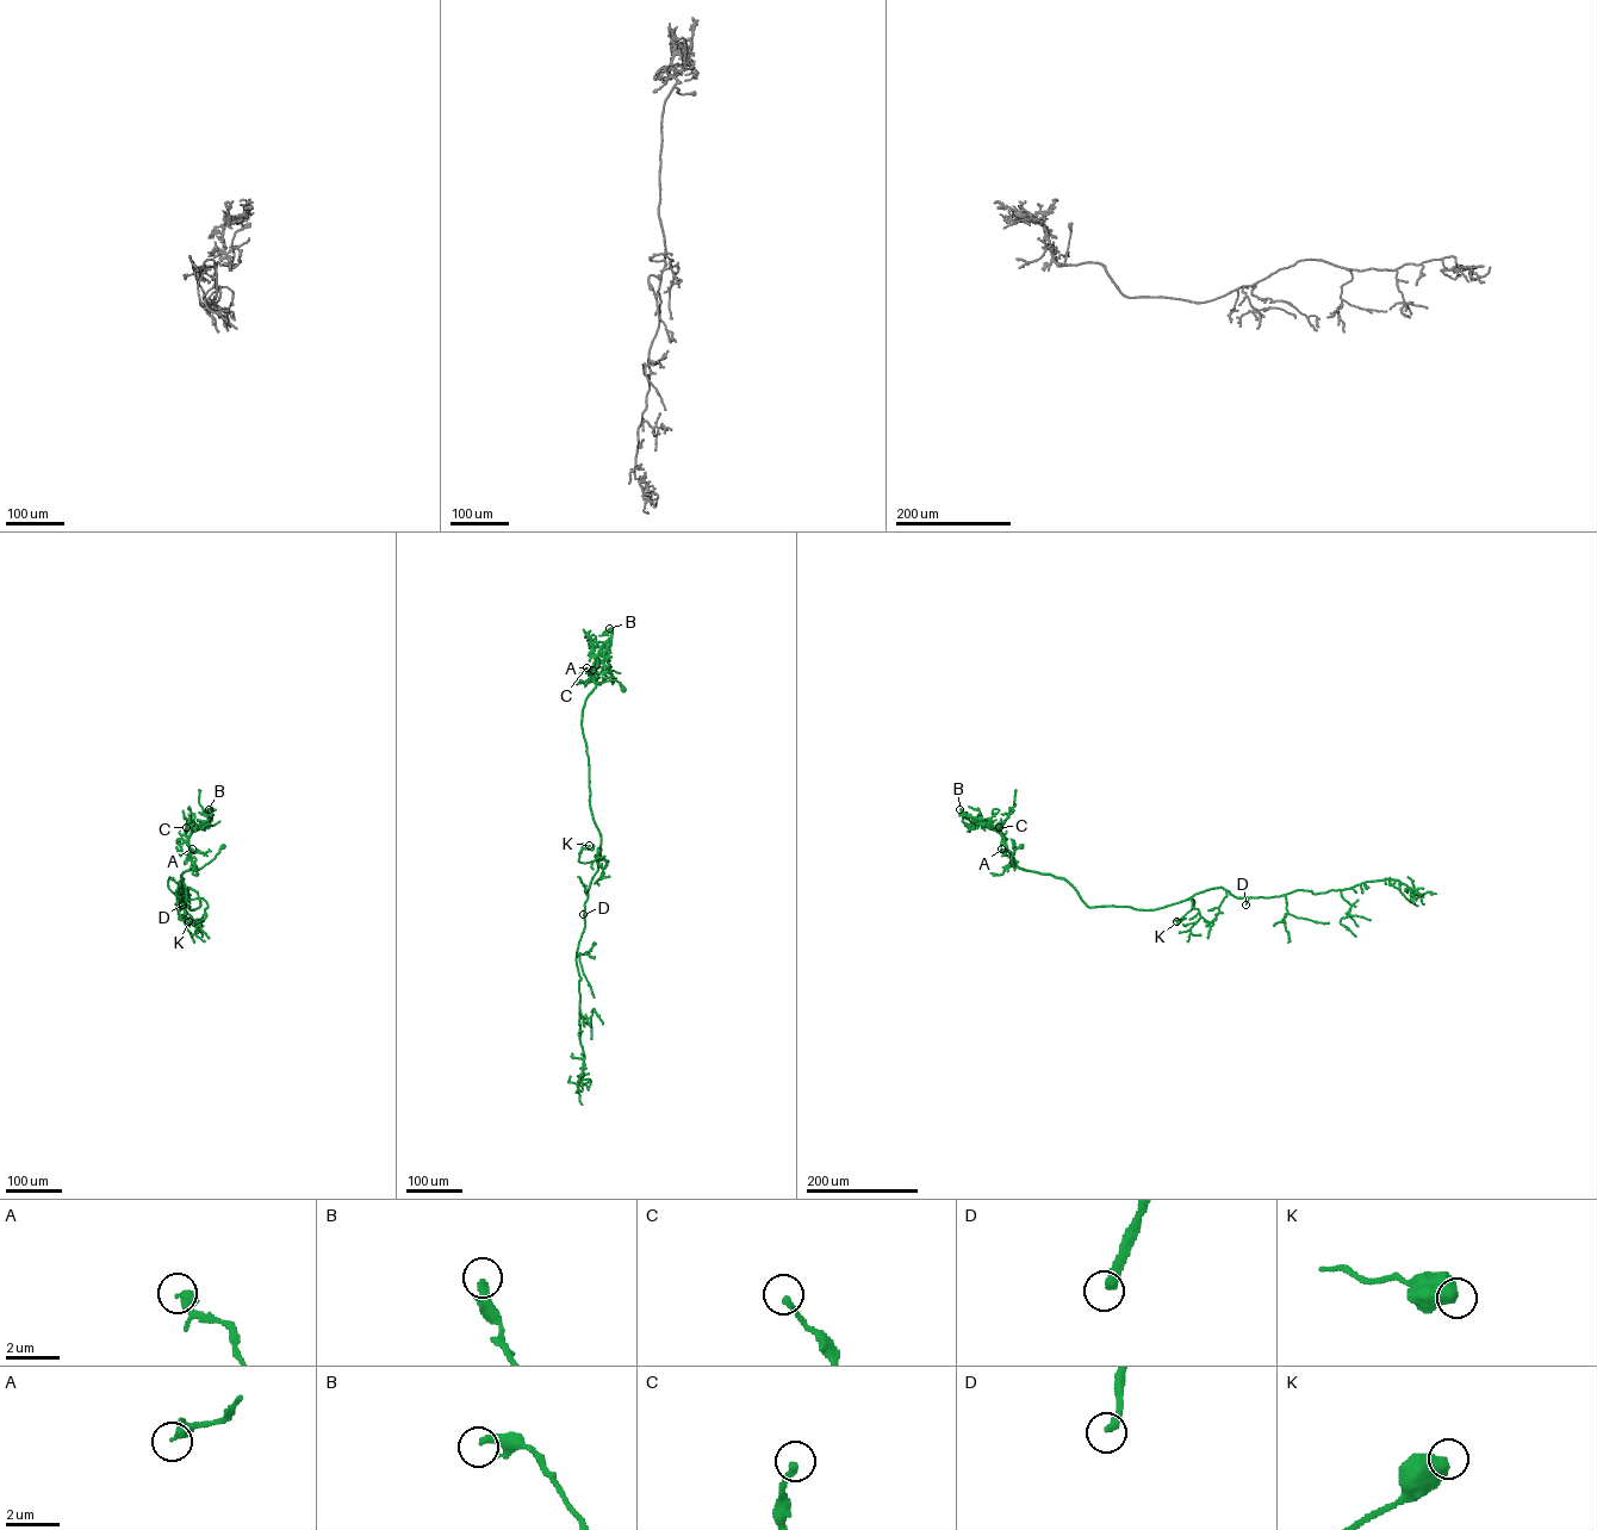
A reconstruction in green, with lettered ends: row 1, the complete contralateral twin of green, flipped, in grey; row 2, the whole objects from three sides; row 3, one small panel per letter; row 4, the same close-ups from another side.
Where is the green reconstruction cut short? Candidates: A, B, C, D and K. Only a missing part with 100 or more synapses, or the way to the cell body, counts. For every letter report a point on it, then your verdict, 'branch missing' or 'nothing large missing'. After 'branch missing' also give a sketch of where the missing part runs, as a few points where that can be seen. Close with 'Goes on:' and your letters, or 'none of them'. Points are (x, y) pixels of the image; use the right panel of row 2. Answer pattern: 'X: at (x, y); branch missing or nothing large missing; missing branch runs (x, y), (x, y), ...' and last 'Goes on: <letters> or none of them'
A: at (1001, 849); nothing large missing
B: at (959, 809); nothing large missing
C: at (999, 827); nothing large missing
D: at (1246, 905); branch missing; missing branch runs (1246, 905), (1240, 912), (1241, 918), (1247, 925), (1262, 931), (1272, 943)
K: at (1176, 921); nothing large missing
Goes on: D

